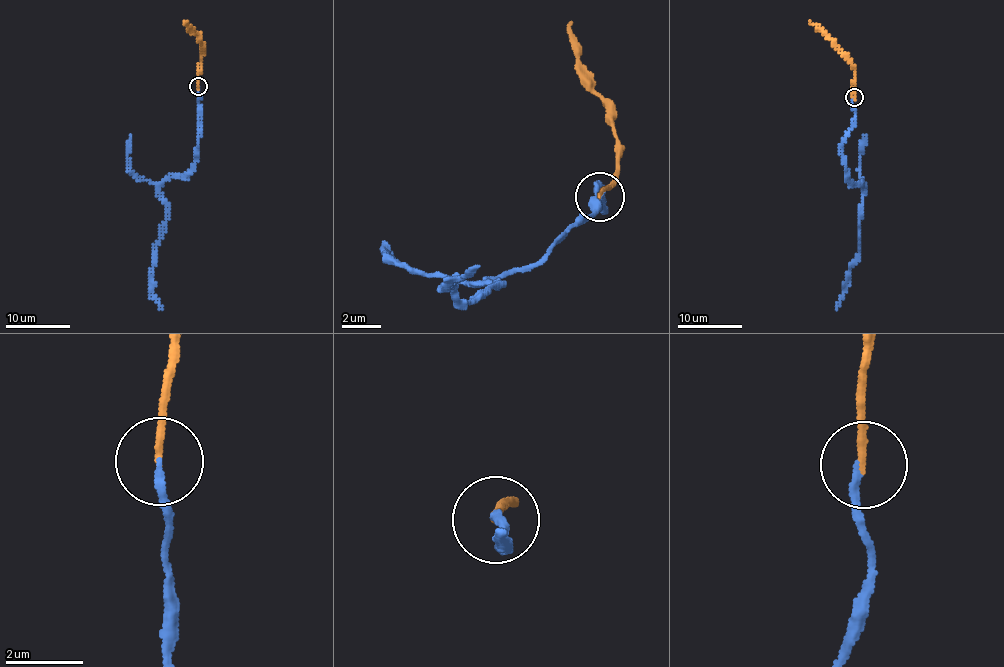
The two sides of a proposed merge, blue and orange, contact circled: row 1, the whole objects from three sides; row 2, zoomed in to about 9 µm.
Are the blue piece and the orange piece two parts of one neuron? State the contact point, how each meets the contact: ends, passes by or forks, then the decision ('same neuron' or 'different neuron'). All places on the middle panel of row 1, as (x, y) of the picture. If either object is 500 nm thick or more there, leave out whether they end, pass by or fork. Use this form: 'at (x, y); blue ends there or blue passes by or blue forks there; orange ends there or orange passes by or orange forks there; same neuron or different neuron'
at (599, 197); blue ends there; orange ends there; same neuron

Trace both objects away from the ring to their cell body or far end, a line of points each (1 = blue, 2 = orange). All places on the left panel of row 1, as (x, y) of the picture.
1: (197, 87), (198, 154), (190, 169), (170, 176), (158, 188), (166, 219), (152, 266), (152, 290), (161, 310)
2: (197, 87), (202, 39), (188, 29), (185, 22)

